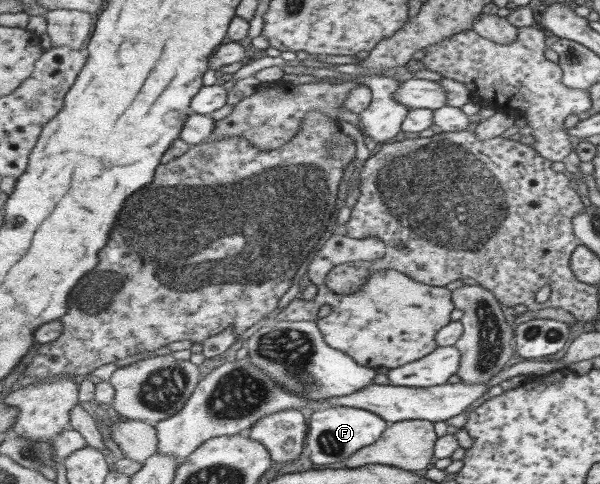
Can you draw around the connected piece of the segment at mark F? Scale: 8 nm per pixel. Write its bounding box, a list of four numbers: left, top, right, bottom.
[307,407,389,464]

